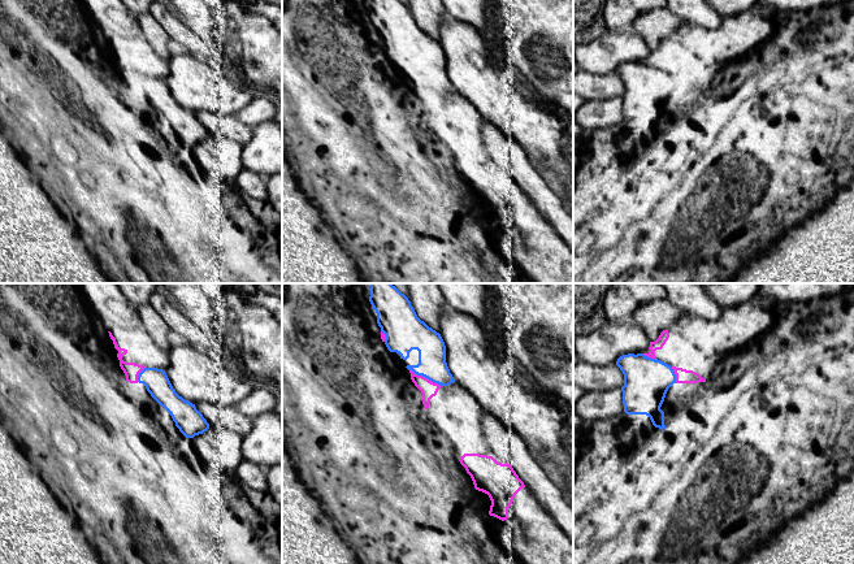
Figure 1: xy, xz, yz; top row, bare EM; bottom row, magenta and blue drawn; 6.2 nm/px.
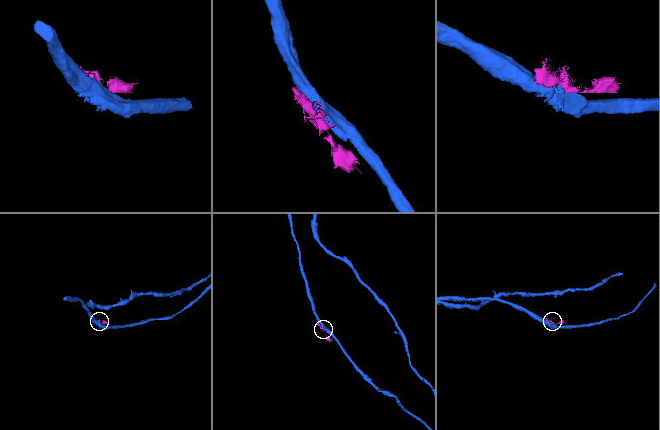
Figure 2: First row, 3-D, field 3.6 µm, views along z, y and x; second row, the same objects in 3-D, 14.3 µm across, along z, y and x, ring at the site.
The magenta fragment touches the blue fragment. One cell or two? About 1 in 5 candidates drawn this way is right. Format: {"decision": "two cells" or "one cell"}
{"decision": "two cells"}

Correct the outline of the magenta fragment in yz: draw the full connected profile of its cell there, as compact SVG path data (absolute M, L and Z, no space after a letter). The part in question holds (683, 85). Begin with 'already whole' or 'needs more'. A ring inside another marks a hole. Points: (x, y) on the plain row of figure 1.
already whole; M672 75L675 83L676 83L676 92L698 92L698 91L706 91L705 87L702 87L698 82L693 79L686 79L682 77Z

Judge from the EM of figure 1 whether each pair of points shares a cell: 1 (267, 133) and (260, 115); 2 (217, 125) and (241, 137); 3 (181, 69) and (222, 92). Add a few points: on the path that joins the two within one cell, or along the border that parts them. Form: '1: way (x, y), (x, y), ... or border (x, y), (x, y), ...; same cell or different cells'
1: border (268, 120), (252, 128); different cells
2: way (222, 125), (230, 126), (235, 131); same cell
3: way (191, 79), (199, 87), (212, 91); same cell

